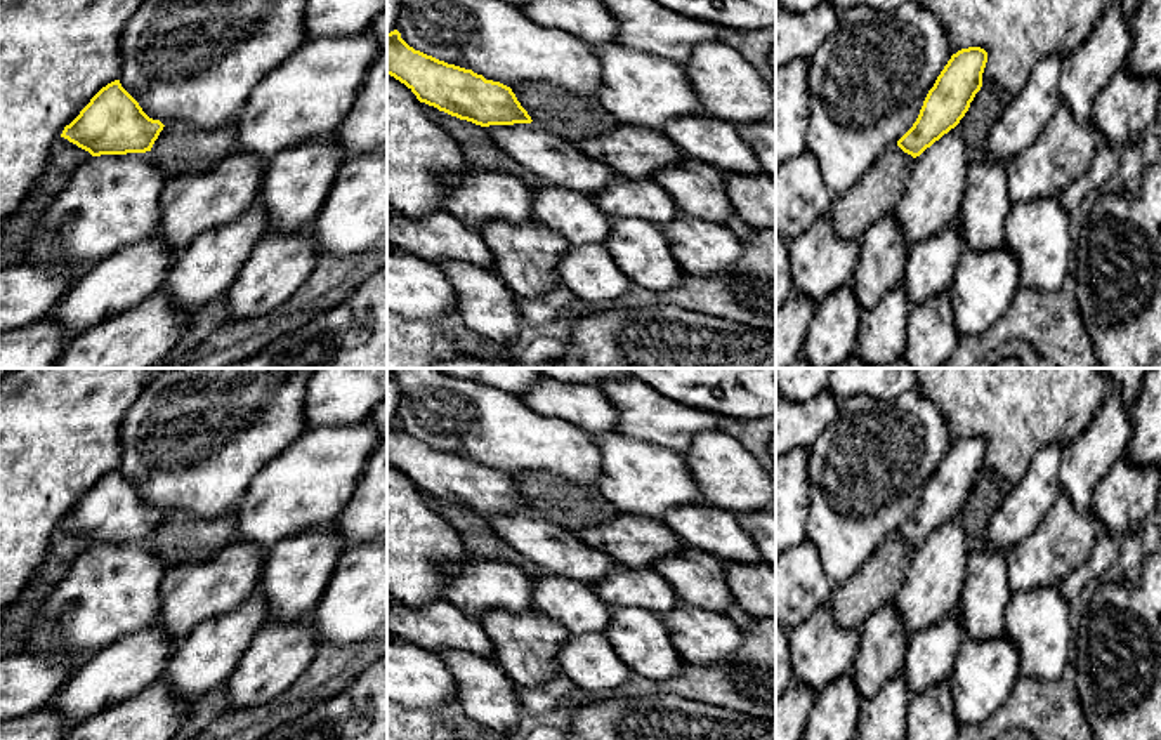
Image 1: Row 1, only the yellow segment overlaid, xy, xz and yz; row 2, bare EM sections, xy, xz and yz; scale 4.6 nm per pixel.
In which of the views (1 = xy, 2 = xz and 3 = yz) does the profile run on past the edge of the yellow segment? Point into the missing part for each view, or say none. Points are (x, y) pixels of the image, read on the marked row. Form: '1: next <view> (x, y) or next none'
1: next none
2: next none
3: next none

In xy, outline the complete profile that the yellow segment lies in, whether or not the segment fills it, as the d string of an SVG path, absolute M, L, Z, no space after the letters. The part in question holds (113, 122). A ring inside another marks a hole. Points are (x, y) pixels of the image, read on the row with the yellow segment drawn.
M115 80L102 87L80 115L64 127L61 137L92 156L151 151L163 130L139 102Z

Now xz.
M397 30L387 33L387 75L404 83L420 102L481 127L533 122L510 87L500 82L486 80L472 69L448 64L415 50L401 38Z

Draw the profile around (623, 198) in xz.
M616 175L604 191L590 198L611 219L640 219L663 228L680 215L673 198L653 179Z

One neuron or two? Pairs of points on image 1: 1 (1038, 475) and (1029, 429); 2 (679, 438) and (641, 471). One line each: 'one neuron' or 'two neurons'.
1: two neurons
2: two neurons

